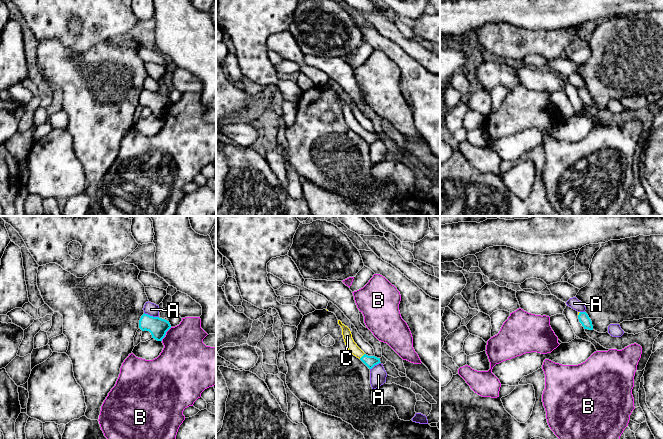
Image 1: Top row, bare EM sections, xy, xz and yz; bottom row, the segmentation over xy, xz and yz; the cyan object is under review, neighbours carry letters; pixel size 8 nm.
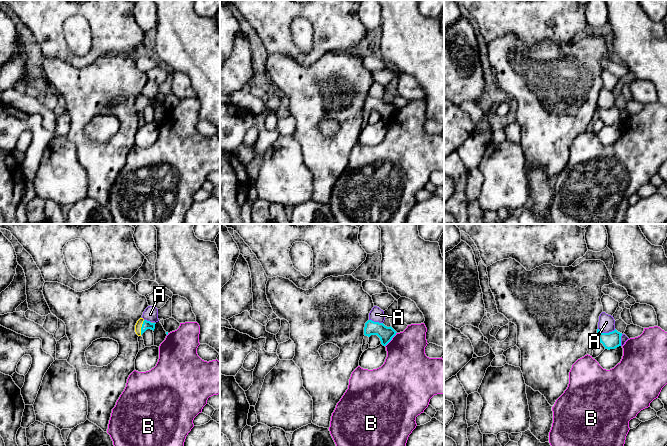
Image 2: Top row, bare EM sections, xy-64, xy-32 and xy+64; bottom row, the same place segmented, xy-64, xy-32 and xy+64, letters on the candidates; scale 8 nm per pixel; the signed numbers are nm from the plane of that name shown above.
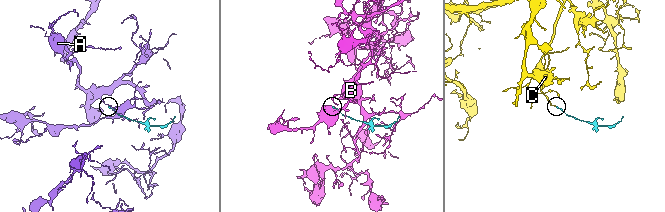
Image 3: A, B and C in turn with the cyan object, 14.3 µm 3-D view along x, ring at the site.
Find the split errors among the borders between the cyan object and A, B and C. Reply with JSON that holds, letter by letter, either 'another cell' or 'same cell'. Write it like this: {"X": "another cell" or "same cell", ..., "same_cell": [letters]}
{"A": "another cell", "B": "another cell", "C": "same cell", "same_cell": ["C"]}

